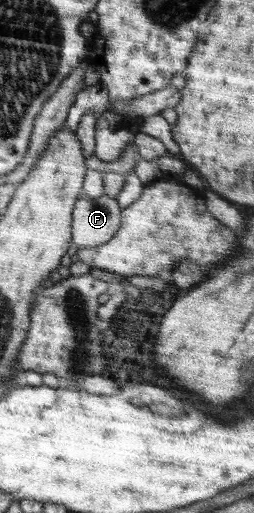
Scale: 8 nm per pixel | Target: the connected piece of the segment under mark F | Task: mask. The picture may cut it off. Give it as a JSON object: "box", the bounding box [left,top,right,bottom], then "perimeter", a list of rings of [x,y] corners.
{"box":[74,195,121,248],"perimeter":[[[84,195],[75,204],[74,248],[94,248],[112,240],[121,225],[121,209],[115,198]]]}

